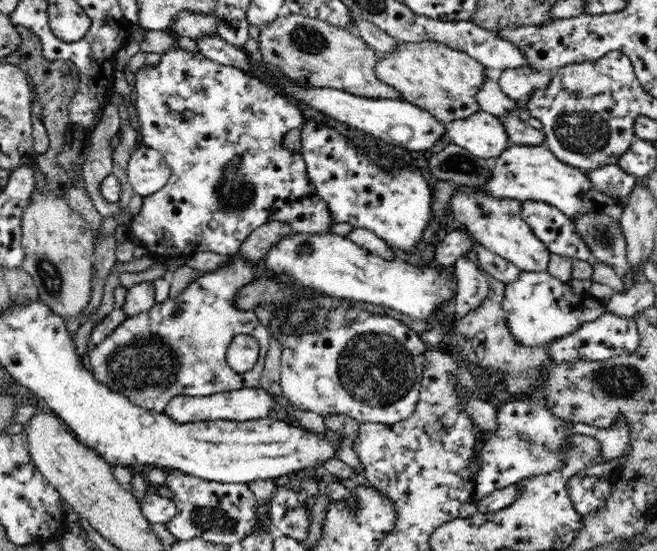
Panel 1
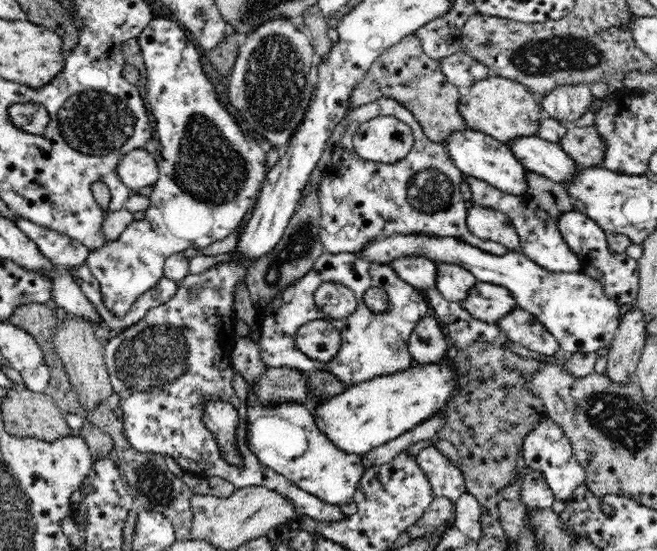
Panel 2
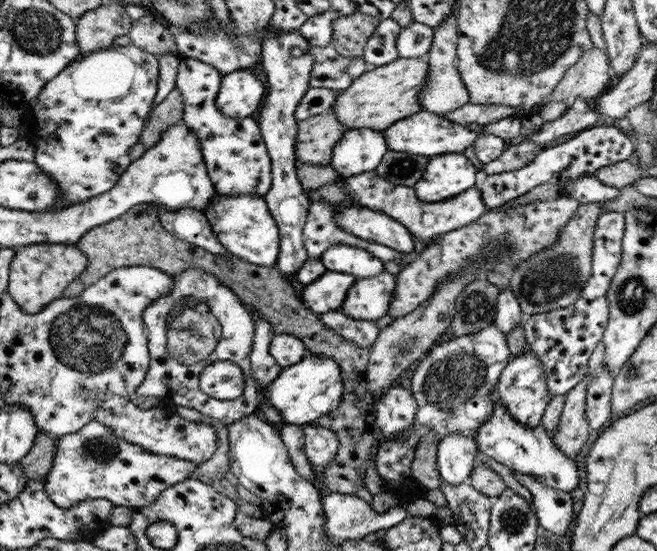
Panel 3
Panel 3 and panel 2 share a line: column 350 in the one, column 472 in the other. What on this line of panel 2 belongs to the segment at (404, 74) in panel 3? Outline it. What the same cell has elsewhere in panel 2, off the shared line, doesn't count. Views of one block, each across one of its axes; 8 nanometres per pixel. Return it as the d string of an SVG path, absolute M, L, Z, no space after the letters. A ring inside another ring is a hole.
M495 75L477 80L469 87L468 94L460 95L458 110L470 129L506 144L516 137L537 135L539 122L545 114L526 86Z

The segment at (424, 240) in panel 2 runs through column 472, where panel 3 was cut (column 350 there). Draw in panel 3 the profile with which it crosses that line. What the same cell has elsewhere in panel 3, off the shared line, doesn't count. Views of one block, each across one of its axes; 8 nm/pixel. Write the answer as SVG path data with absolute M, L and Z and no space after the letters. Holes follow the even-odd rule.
M346 244L334 245L322 254L321 262L326 271L351 274L356 279L378 276L385 270L384 264L370 252Z

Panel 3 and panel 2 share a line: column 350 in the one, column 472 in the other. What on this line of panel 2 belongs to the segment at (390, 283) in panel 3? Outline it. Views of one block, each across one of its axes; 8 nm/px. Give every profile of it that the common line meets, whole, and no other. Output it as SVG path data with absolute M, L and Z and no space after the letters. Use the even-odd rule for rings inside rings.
M479 281L474 284L474 288L468 290L466 300L460 304L472 318L486 323L495 323L518 307L506 288Z

